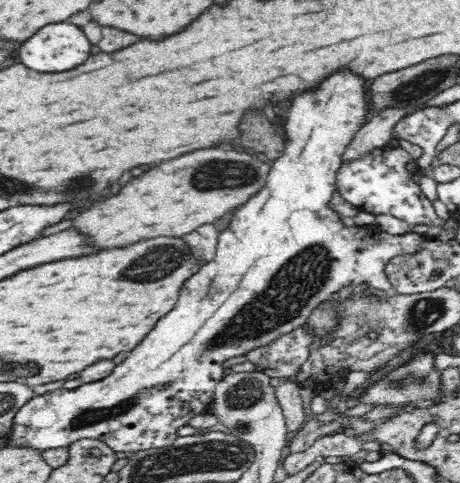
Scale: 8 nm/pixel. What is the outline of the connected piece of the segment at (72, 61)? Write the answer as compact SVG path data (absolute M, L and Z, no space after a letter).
M67 21L43 26L18 45L18 58L36 72L64 72L68 68L76 68L78 64L86 62L90 52L92 44L88 42L83 29Z

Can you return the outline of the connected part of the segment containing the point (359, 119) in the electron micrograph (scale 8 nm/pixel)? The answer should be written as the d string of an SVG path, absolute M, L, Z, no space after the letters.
M350 70L336 72L336 74L328 76L326 80L322 80L322 82L318 84L316 90L296 94L296 96L292 98L290 112L286 114L287 122L284 130L286 136L288 136L288 140L283 141L282 154L274 161L270 162L266 184L255 195L250 197L246 204L235 209L234 216L228 223L229 227L219 233L219 243L217 244L214 259L211 259L210 262L202 266L202 270L196 272L196 274L182 286L178 306L174 306L174 310L172 310L168 316L162 318L157 326L154 326L154 330L152 330L150 336L147 336L136 349L131 350L127 354L127 357L114 367L109 377L103 378L98 382L93 382L92 384L83 384L74 390L66 390L63 387L60 388L60 390L47 392L41 396L36 395L32 401L26 402L16 413L13 427L7 435L9 442L6 446L32 446L43 451L46 450L46 448L70 446L72 442L76 442L76 440L80 438L98 438L102 439L108 446L112 446L121 456L141 450L170 446L170 444L175 441L175 438L179 437L178 430L184 428L184 426L188 426L188 422L190 422L194 416L198 416L198 414L208 414L208 412L206 412L206 410L208 410L208 404L214 400L217 386L221 384L220 382L222 382L223 378L228 373L227 370L224 370L224 362L226 362L226 360L236 358L236 356L248 356L251 350L264 348L272 341L276 341L278 337L292 334L294 330L298 330L298 328L304 326L306 320L310 317L311 311L314 310L314 306L318 306L318 303L322 303L324 299L330 299L332 295L338 293L344 287L365 284L371 290L375 289L383 292L392 292L392 285L390 285L390 280L385 274L386 264L397 255L415 254L418 252L418 250L420 250L422 236L411 231L403 235L392 235L386 231L376 232L374 226L367 225L364 225L364 228L360 228L358 225L348 227L329 204L330 197L334 194L334 190L336 190L336 170L338 170L342 164L342 154L344 154L344 150L348 148L348 144L352 142L352 138L356 136L356 132L363 127L362 124L368 122L368 115L370 114L368 112L370 112L371 108L372 106L369 102L369 88L366 90L366 80L360 78L360 76L356 76L356 74L352 74Z

